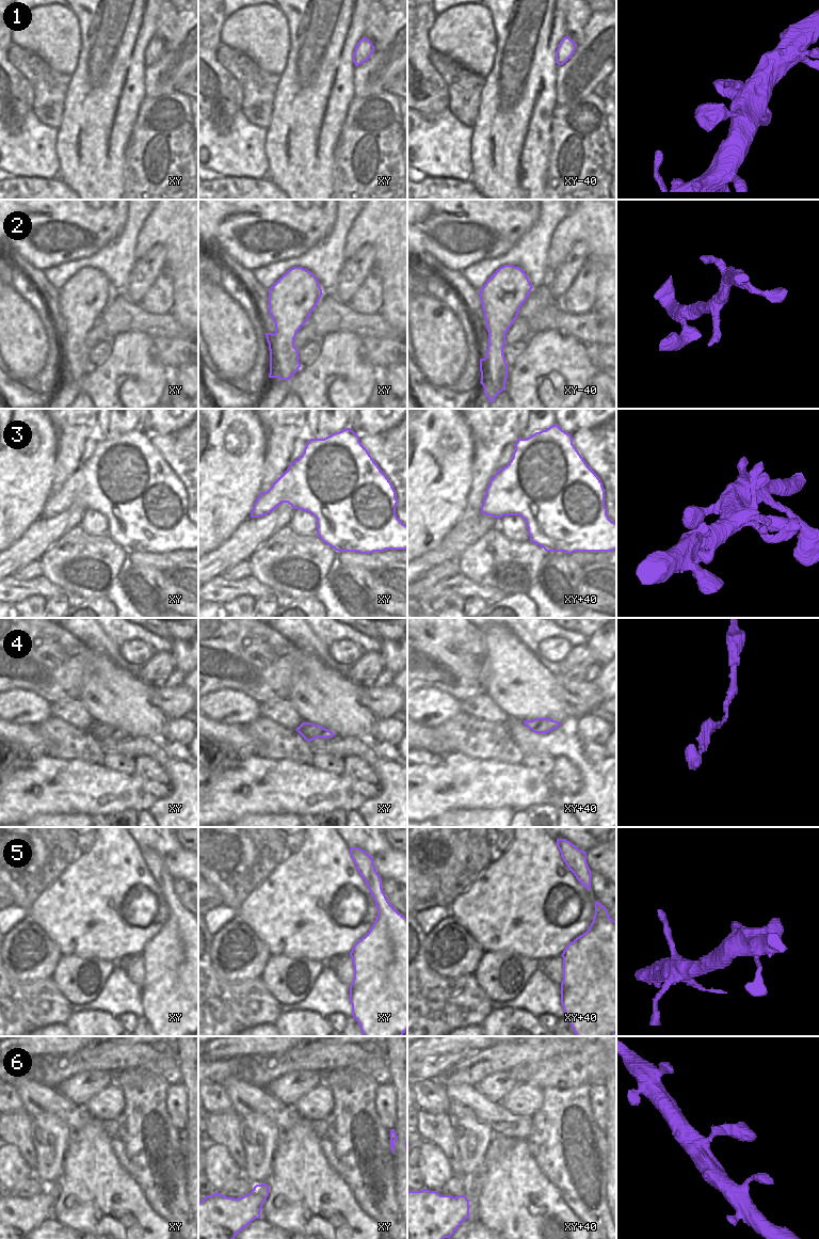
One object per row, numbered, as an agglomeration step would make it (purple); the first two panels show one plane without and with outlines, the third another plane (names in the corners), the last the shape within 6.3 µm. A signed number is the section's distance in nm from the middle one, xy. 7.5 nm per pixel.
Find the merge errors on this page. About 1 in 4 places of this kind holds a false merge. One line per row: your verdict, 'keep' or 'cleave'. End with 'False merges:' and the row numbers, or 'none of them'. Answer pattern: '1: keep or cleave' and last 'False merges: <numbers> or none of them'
1: keep
2: keep
3: keep
4: keep
5: keep
6: keep
False merges: none of them

